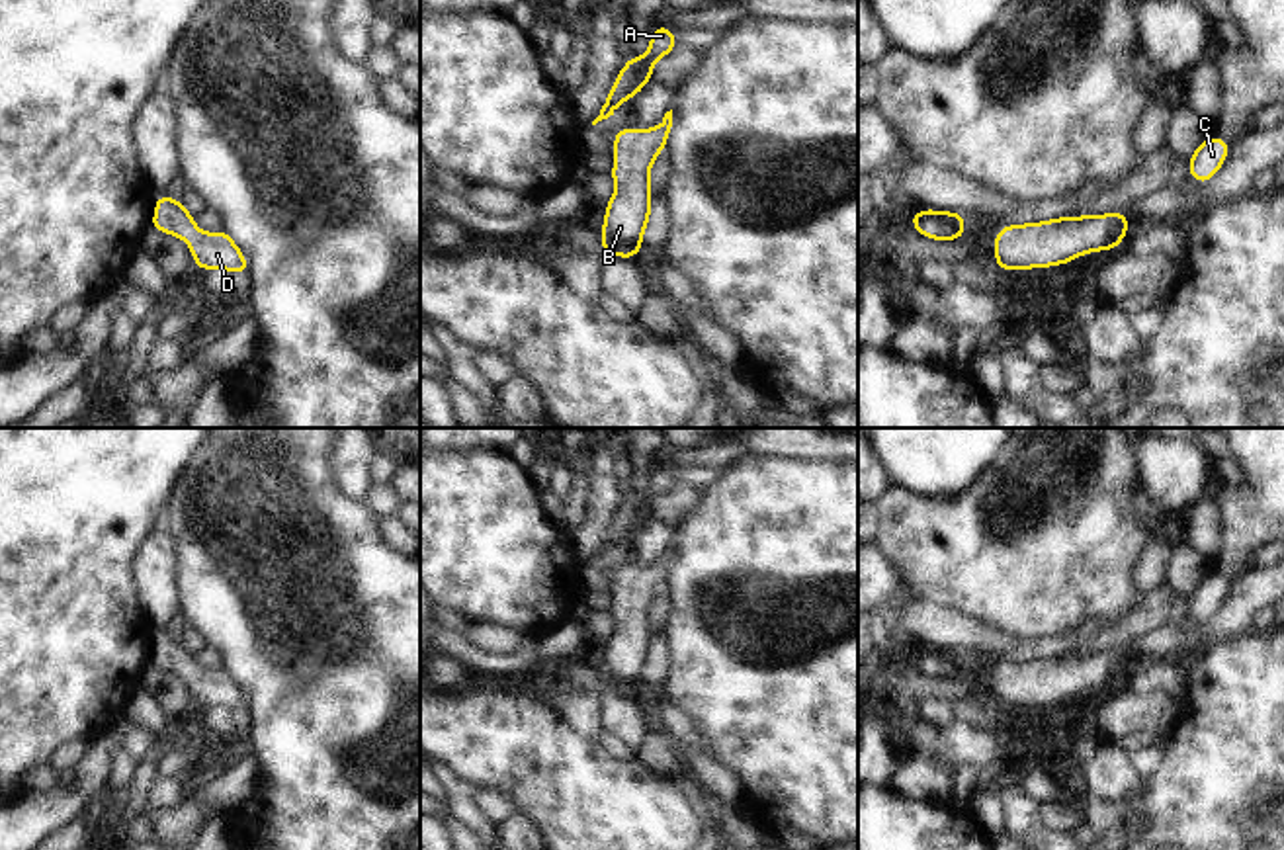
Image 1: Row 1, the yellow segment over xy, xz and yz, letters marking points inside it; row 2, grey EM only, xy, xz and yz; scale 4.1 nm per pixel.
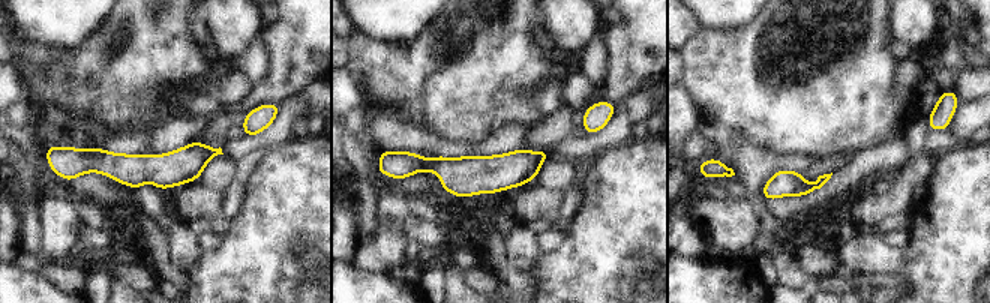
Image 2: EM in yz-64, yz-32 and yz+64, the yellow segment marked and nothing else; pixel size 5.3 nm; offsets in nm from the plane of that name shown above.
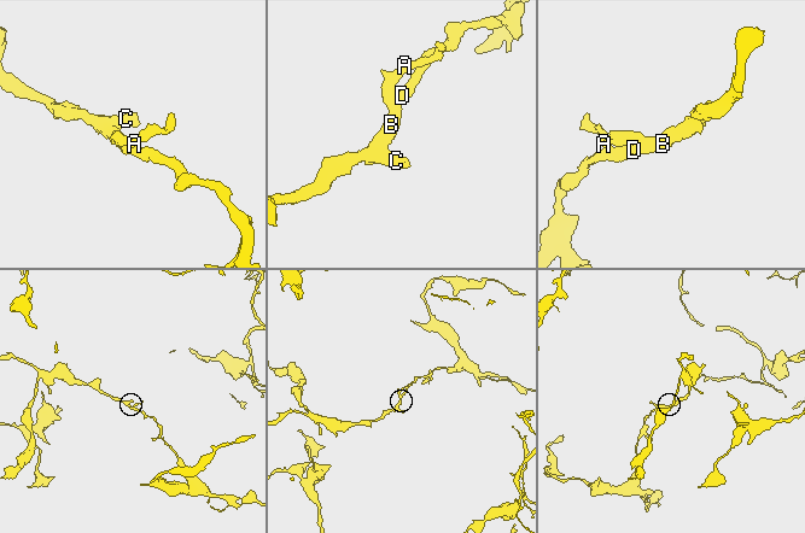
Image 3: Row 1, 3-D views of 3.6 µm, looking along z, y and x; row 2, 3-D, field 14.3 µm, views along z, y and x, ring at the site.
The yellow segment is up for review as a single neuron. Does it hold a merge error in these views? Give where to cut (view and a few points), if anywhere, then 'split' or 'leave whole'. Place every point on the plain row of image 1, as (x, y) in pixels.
no cut | leave whole

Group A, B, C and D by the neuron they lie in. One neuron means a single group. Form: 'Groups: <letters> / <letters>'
Groups: A B C D.

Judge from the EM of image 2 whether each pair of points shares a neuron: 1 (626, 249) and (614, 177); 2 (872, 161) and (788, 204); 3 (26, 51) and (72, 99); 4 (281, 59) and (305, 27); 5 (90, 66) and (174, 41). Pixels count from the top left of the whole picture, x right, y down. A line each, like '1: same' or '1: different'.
1: same
2: same
3: same
4: same
5: same

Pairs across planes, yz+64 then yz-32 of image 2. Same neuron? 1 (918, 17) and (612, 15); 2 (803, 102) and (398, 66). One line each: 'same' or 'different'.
1: different
2: same

